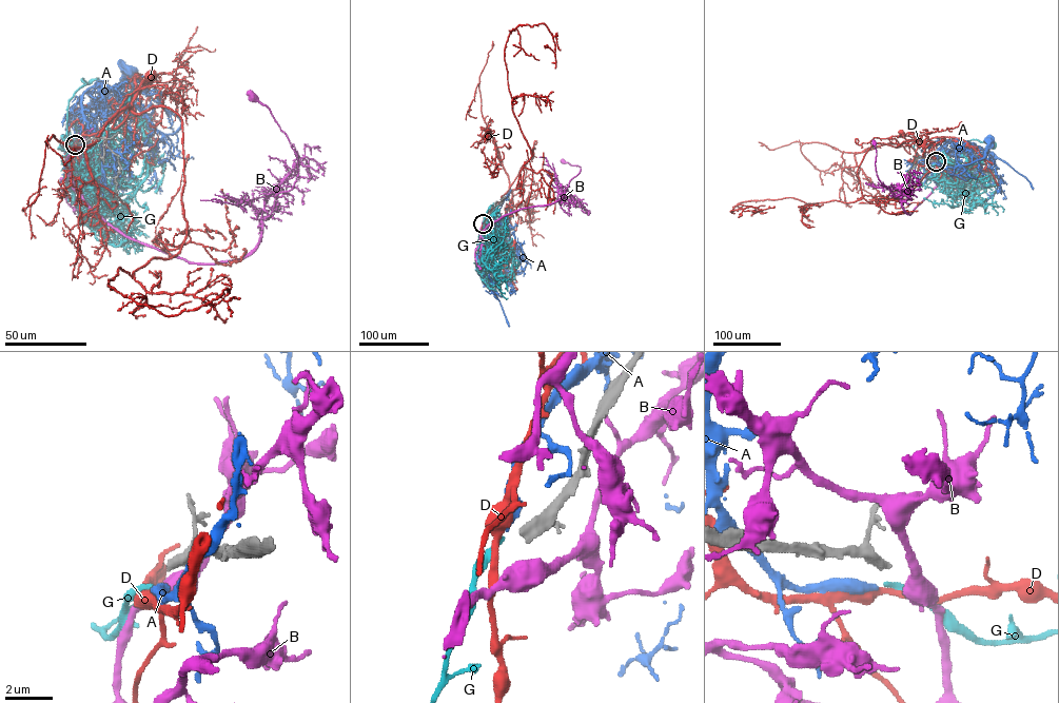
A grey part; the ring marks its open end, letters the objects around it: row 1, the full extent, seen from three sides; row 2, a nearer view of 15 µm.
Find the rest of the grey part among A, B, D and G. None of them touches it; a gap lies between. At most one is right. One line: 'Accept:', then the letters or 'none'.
Accept: none

